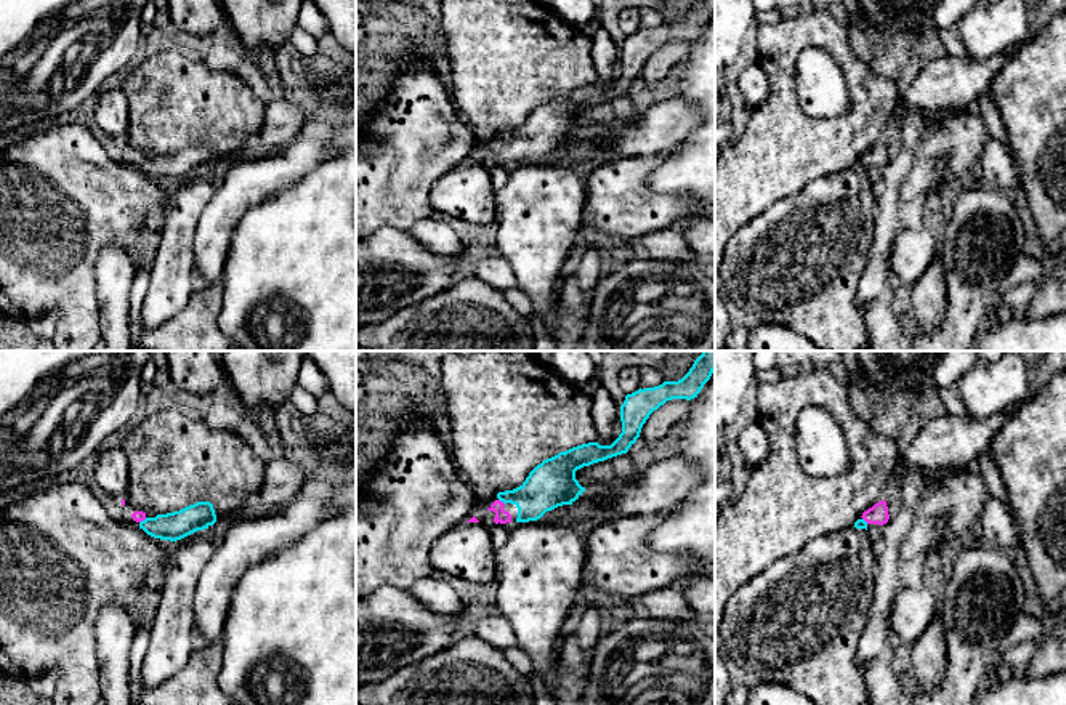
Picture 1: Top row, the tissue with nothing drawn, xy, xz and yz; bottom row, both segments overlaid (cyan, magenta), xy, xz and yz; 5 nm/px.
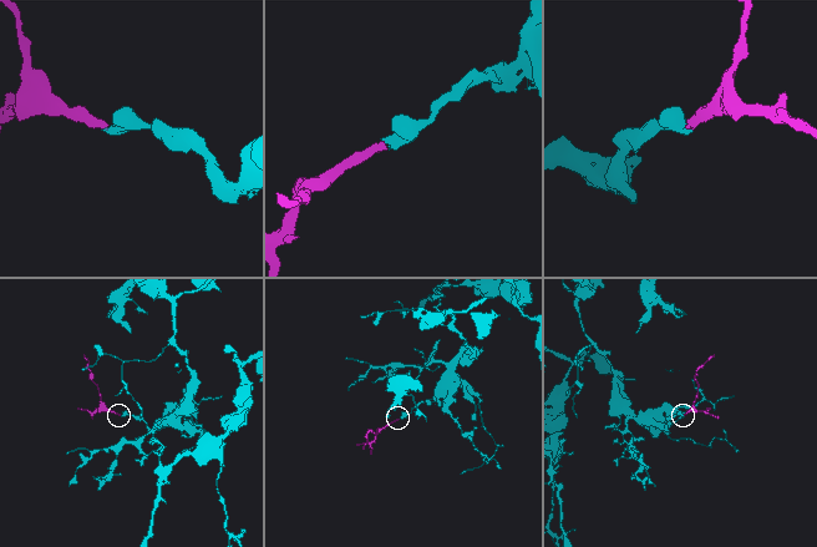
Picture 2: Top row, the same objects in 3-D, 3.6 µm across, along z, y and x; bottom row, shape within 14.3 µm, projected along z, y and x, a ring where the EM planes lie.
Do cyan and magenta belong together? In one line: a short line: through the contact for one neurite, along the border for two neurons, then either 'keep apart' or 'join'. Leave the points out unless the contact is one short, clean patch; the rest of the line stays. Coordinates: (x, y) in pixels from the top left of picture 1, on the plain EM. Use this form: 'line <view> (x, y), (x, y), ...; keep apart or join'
line xz (549, 127), (536, 138), (502, 141), (502, 157); join

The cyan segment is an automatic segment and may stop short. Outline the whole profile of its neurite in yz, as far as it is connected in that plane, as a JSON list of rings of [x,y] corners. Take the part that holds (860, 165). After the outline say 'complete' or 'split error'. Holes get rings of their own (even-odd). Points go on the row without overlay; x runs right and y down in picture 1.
[[[882,141],[875,144],[872,149],[869,149],[867,152],[864,152],[862,157],[854,163],[854,168],[867,171],[869,165],[883,167],[888,163],[888,160],[890,160],[888,147],[886,143]]]; split error

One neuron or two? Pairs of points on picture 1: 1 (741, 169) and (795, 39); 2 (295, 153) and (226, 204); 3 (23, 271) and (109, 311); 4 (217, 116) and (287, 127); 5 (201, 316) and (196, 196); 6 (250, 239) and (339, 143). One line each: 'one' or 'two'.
1: one
2: one
3: two
4: two
5: two
6: two

